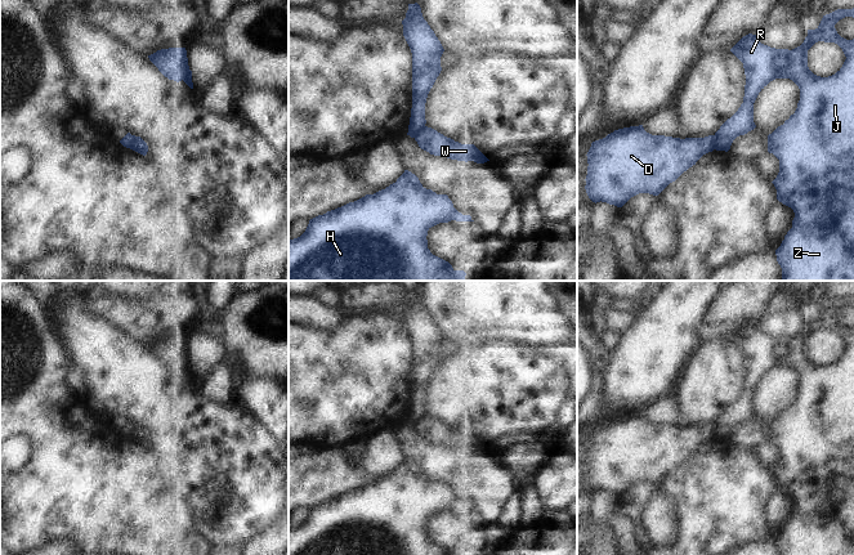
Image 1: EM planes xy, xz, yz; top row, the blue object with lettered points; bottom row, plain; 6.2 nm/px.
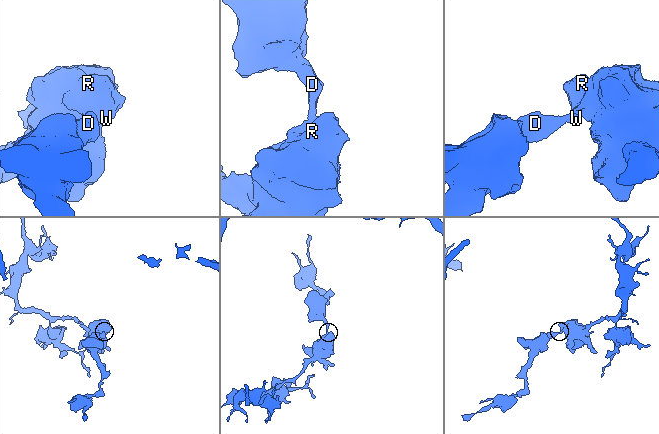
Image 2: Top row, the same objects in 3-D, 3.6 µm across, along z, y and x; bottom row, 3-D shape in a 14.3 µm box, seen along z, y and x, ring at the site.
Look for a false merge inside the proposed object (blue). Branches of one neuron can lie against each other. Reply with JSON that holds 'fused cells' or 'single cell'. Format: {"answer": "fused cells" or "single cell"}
{"answer": "fused cells"}

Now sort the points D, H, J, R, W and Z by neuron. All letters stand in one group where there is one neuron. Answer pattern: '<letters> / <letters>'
D / H J R W Z

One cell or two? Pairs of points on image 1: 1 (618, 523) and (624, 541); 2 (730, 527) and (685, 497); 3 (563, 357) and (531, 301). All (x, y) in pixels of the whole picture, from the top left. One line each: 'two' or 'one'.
1: one
2: one
3: two

